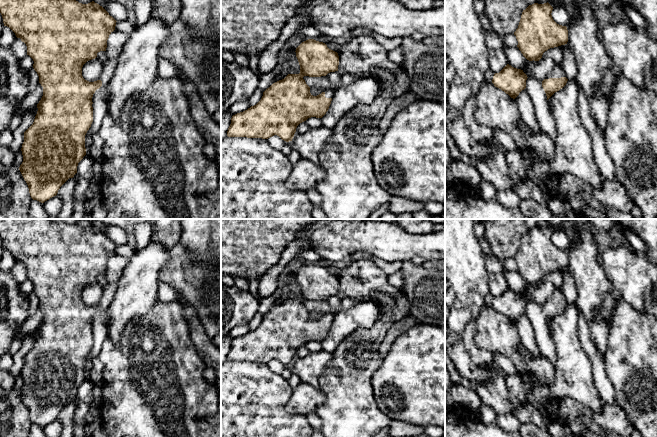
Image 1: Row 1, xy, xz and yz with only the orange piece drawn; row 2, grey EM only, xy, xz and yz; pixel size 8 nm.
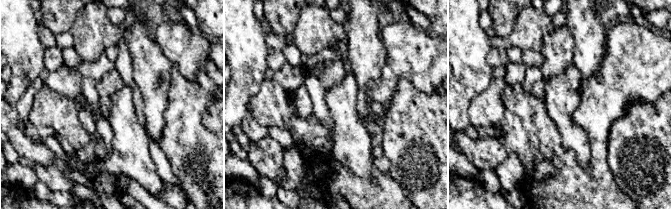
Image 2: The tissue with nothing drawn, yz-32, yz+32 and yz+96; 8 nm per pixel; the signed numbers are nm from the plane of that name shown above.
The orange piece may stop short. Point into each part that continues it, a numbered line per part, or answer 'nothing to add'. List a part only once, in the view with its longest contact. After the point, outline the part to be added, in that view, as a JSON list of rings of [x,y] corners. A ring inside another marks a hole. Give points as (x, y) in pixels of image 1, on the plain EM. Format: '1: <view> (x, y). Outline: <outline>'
1: yz (557, 296). Outline: [[[556,288],[556,290],[552,293],[552,295],[546,300],[545,303],[549,302],[561,302],[566,301],[566,298],[560,288]]]

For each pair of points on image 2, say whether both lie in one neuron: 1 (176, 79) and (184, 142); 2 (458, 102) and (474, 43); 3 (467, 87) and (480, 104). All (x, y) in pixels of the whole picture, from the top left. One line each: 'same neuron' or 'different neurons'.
1: same neuron
2: same neuron
3: different neurons

